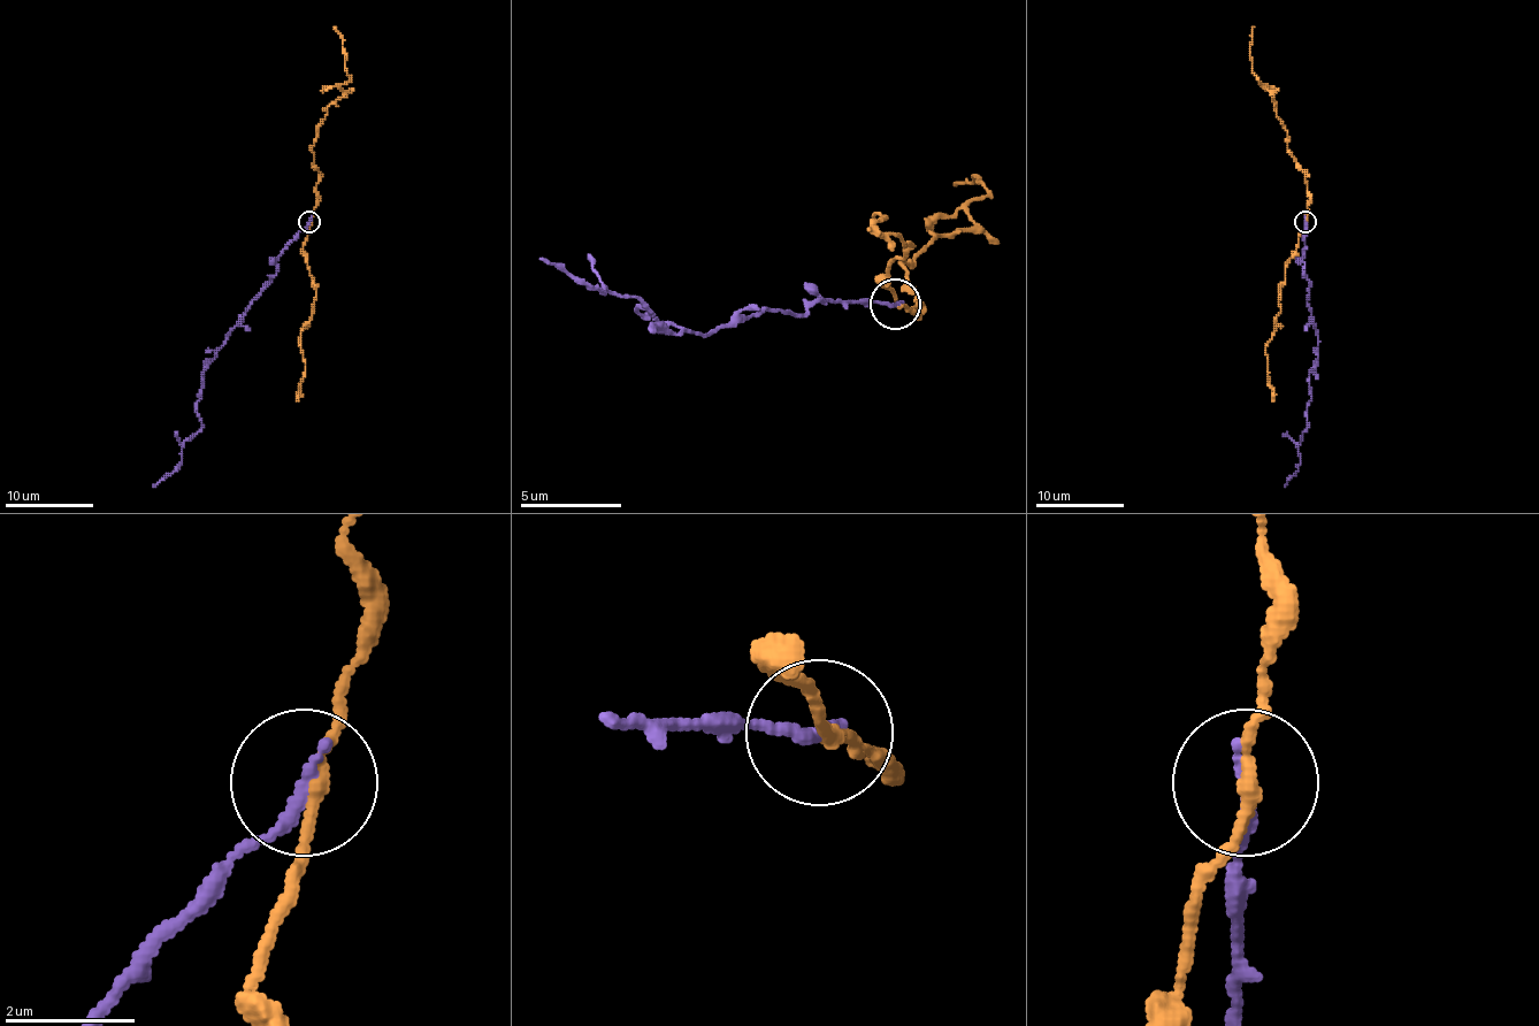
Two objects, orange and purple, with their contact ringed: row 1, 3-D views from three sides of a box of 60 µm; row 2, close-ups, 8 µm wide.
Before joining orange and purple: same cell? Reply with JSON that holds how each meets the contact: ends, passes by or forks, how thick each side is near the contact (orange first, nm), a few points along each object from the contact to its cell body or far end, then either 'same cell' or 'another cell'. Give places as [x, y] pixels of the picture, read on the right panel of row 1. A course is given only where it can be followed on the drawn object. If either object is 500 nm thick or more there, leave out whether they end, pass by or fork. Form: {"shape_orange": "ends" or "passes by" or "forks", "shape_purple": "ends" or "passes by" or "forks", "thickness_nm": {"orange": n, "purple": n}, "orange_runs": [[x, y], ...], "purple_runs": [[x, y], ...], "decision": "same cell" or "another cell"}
{"shape_orange": "passes by", "shape_purple": "ends", "thickness_nm": {"orange": 190, "purple": 220}, "orange_runs": [[1304, 222], [1309, 192], [1304, 171], [1287, 147], [1287, 130], [1276, 115], [1271, 92], [1252, 70], [1254, 27]], "purple_runs": [[1304, 222], [1302, 258], [1318, 364], [1309, 374], [1300, 465], [1285, 487]], "decision": "another cell"}

